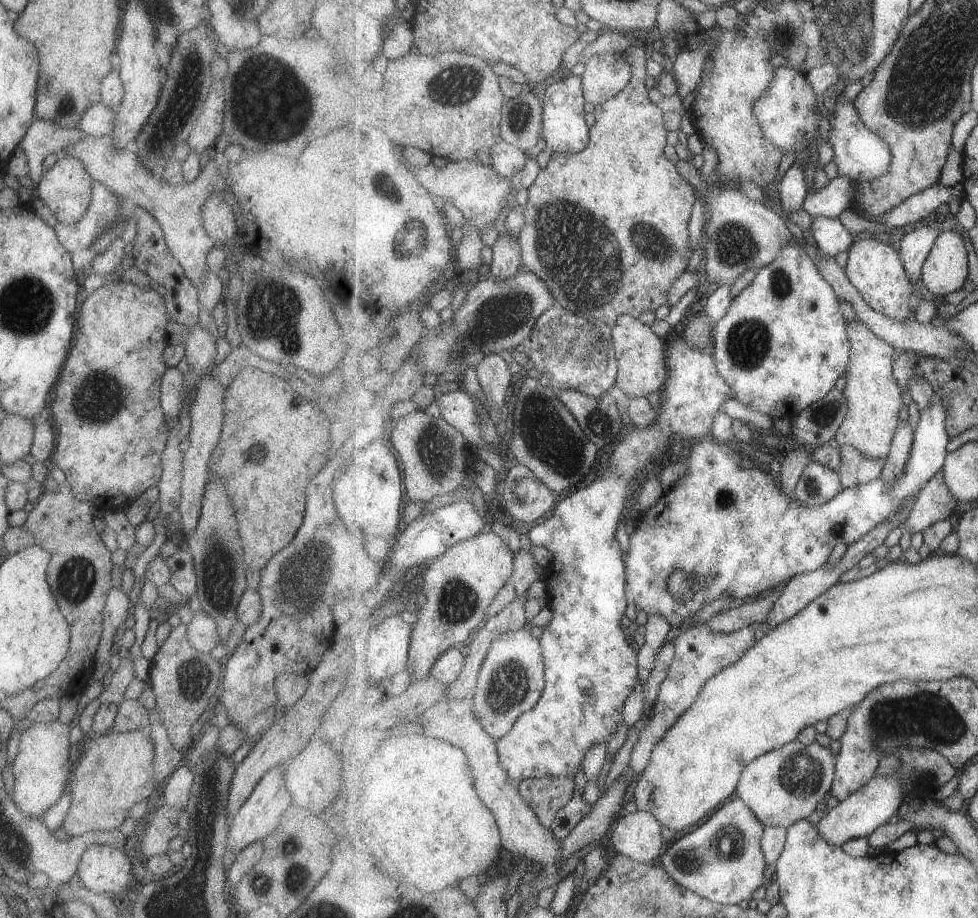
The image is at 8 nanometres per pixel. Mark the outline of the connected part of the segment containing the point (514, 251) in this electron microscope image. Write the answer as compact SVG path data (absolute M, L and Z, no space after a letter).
M507 231L498 236L492 249L489 249L488 262L491 274L498 282L513 278L518 273L519 263L522 262L520 240L517 236Z

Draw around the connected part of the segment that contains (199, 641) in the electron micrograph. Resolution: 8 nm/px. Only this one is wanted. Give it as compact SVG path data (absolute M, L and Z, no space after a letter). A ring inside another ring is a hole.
M194 612L191 621L185 627L185 632L187 632L187 642L197 652L208 653L220 642L217 636L217 624L205 612Z

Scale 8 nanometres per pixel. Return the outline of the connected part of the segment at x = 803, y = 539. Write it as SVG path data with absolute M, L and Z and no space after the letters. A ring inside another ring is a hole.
M936 396L929 410L921 415L905 474L895 480L893 488L889 488L882 478L875 478L869 484L843 489L833 500L814 507L801 503L796 497L787 496L778 475L771 476L764 467L748 467L744 463L743 454L732 444L721 444L712 440L711 436L695 442L689 446L690 451L683 458L686 468L683 477L662 492L655 506L642 512L636 528L630 529L625 558L626 592L629 600L647 616L663 616L669 625L679 631L683 630L703 604L724 597L739 604L747 596L755 596L779 586L781 582L789 582L801 574L823 568L838 544L855 544L879 524L887 522L944 467L948 455L947 444L951 439L947 432L947 415L948 408ZM678 570L697 579L696 594L687 602L679 600L667 586L669 576Z

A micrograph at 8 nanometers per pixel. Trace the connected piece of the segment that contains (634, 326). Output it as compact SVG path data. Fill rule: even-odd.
M623 315L618 320L612 327L612 336L619 362L616 386L629 397L645 397L647 394L661 391L667 382L667 376L670 375L664 338L657 336L650 326L631 315Z

